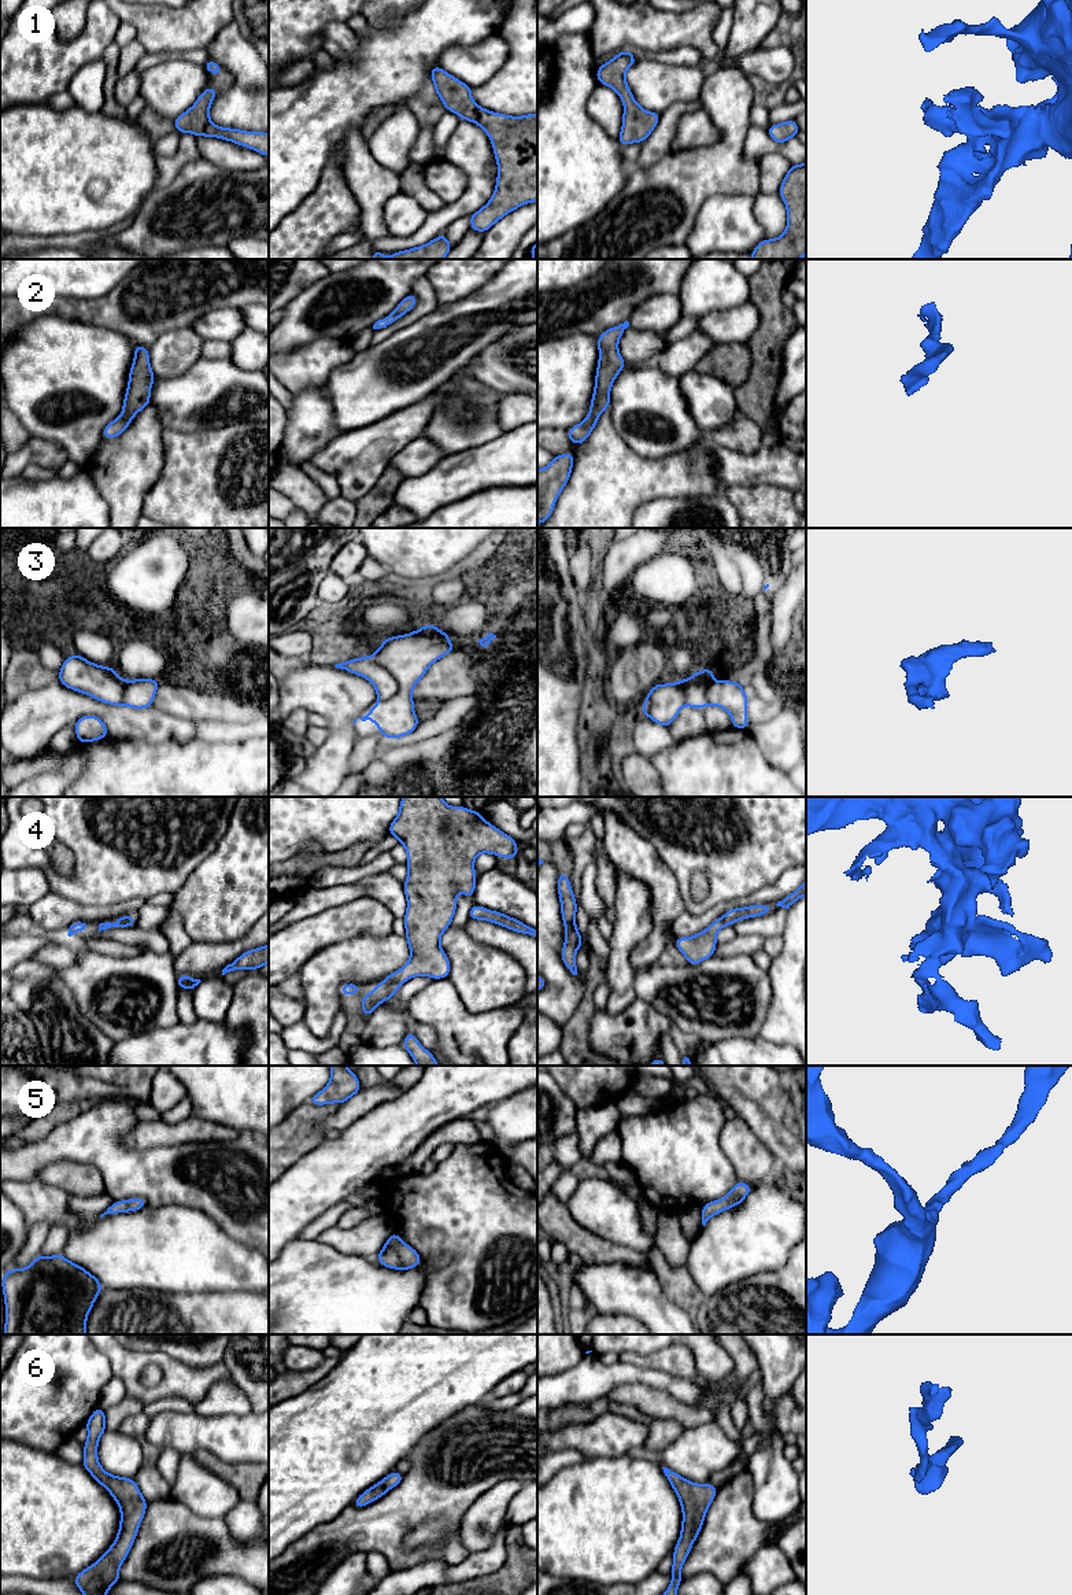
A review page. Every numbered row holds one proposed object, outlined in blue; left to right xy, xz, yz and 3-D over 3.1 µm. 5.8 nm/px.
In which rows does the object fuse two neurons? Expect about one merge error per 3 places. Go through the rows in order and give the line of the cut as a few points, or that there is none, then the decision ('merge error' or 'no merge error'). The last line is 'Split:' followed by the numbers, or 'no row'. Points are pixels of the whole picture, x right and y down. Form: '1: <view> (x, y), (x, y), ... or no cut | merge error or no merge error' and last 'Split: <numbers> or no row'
1: no cut | no merge error
2: no cut | no merge error
3: xz (372, 656), (398, 685), (398, 691), (388, 701) | merge error
4: no cut | no merge error
5: no cut | no merge error
6: no cut | no merge error
Split: 3

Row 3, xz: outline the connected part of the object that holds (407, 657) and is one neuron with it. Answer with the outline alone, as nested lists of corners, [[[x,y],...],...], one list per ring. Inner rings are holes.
[[[426,624],[414,632],[382,639],[373,658],[395,677],[399,690],[389,701],[377,702],[361,720],[371,720],[384,738],[411,734],[419,724],[411,690],[433,662],[456,650],[450,636],[435,624]]]

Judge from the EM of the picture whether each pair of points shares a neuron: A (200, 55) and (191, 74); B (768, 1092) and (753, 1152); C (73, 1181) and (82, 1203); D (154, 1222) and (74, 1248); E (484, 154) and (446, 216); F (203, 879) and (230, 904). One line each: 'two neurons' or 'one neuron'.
A: two neurons
B: two neurons
C: two neurons
D: one neuron
E: one neuron
F: one neuron

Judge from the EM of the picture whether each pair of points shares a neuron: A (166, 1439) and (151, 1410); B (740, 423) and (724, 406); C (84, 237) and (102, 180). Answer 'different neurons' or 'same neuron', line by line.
A: different neurons
B: different neurons
C: different neurons

